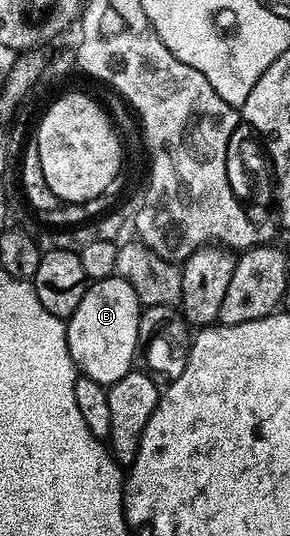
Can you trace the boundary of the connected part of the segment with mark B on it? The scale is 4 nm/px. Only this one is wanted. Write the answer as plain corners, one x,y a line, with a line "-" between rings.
113,275
101,281
91,282
86,295
82,295
82,303
78,303
78,307
74,307
74,315
67,318
66,321
68,350
77,370
83,376
94,379
99,385
105,387
109,387
116,380
122,379
133,368
132,356
138,353
138,323
141,312
142,306
138,295
134,291
134,287
130,287
130,283
126,283
126,279

